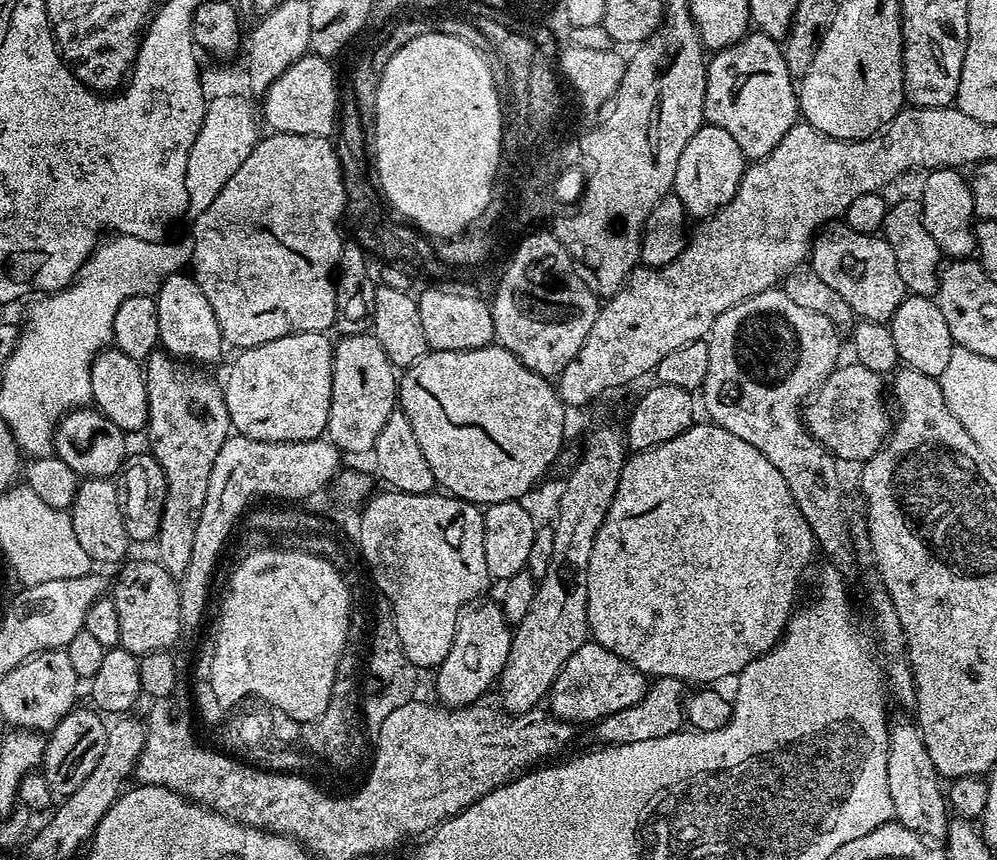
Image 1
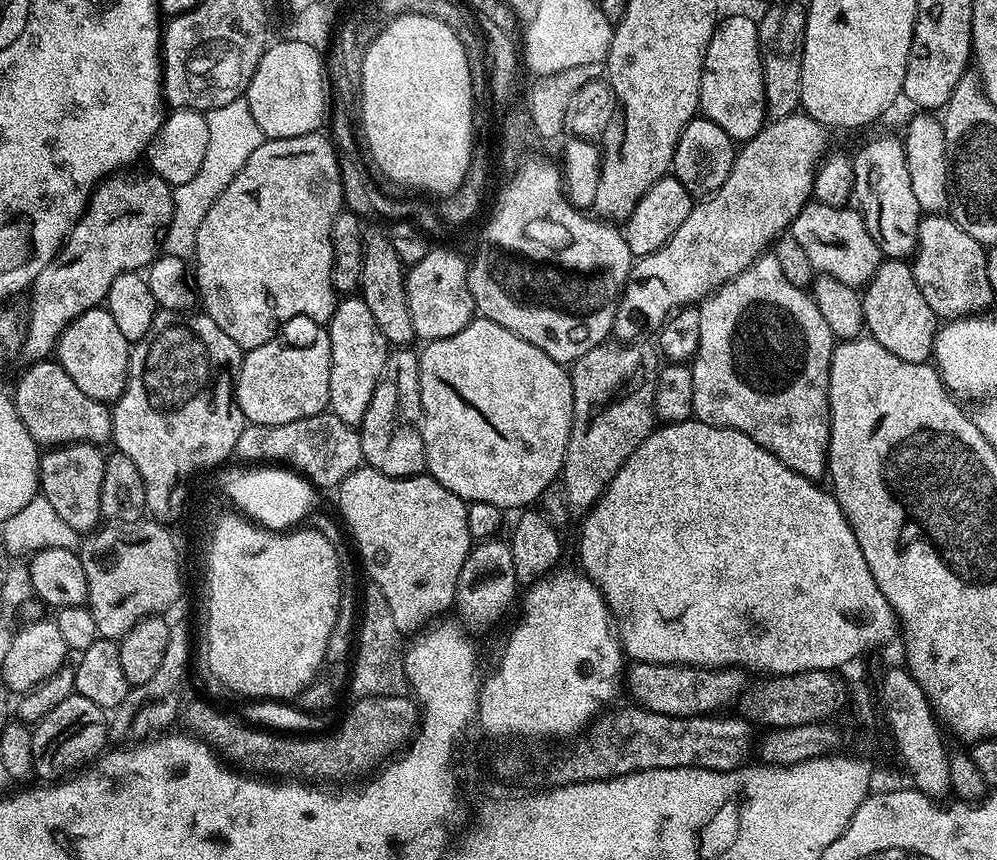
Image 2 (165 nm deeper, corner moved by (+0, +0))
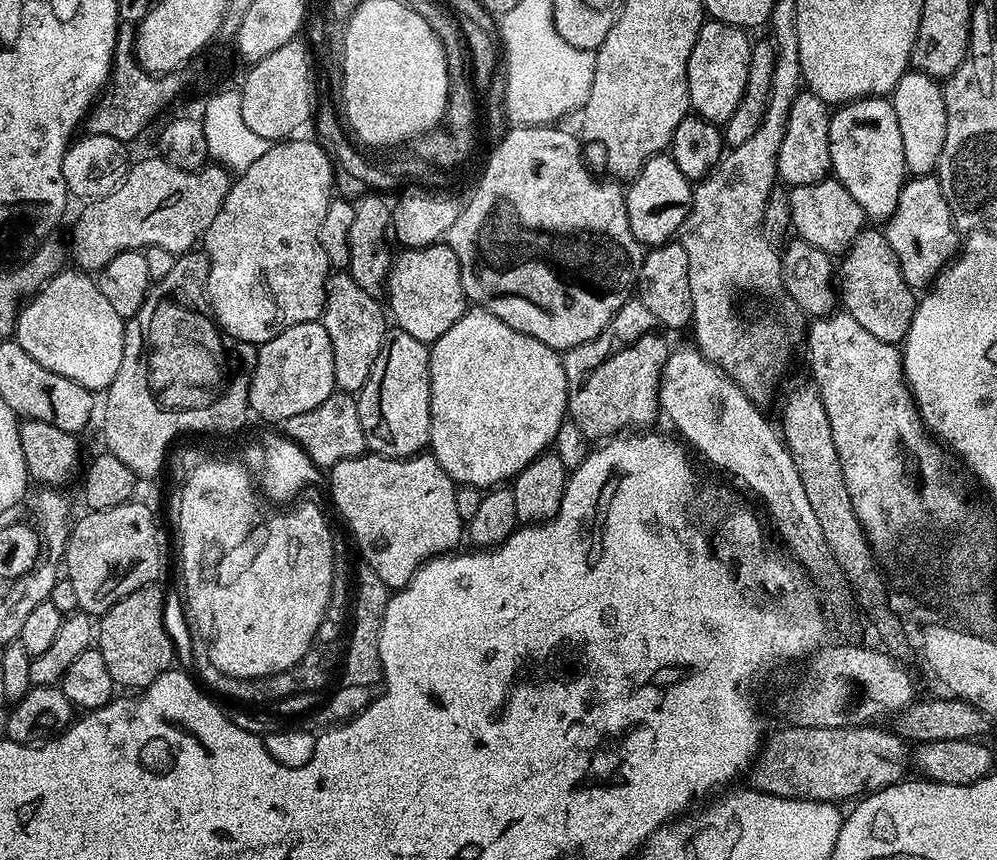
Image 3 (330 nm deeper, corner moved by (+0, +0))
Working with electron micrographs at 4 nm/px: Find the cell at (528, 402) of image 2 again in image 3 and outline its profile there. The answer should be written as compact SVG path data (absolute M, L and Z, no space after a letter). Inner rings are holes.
M469 307L442 338L438 338L430 345L428 354L430 358L430 426L432 427L432 439L430 441L431 455L436 457L437 462L450 474L457 485L469 484L481 490L487 490L503 485L511 481L534 458L538 458L544 452L549 451L550 445L558 434L559 427L568 416L568 383L566 382L566 370L561 353L557 349L538 342L538 338L530 338L502 322L494 314L490 314L485 308Z

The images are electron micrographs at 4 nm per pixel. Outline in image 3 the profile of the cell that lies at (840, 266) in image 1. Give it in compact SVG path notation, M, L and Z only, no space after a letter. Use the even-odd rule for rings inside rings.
M835 178L792 188L788 192L788 205L795 235L829 254L847 252L856 235L864 231L866 227L866 217L862 206L854 202L850 190L846 190L846 186L842 186Z

